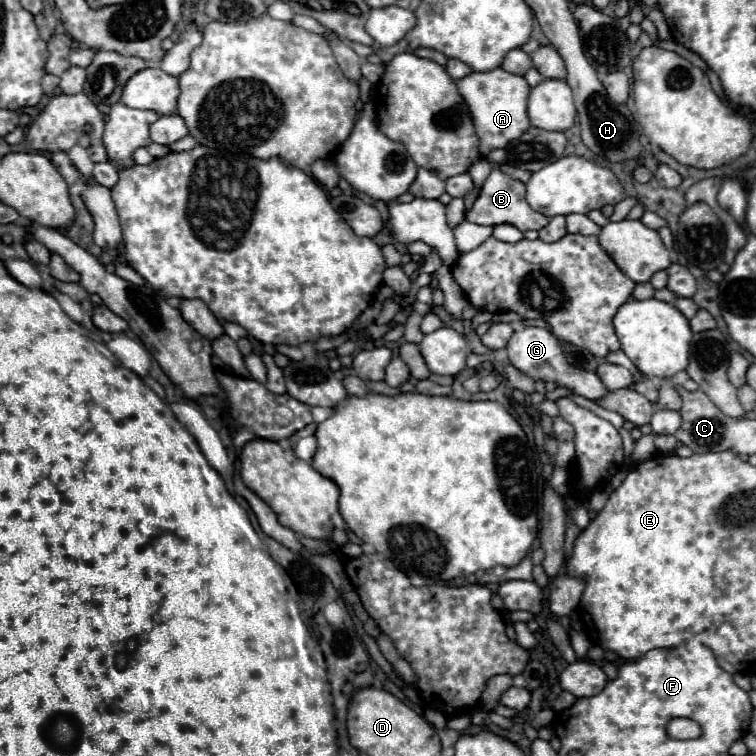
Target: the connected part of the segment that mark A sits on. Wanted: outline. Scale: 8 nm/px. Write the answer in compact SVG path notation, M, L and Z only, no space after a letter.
M497 67L485 73L471 73L459 79L457 87L471 111L477 135L481 139L481 147L479 147L481 155L487 155L493 149L505 147L509 141L519 139L519 135L523 135L523 131L531 127L527 117L527 97L531 87L521 75L513 75Z

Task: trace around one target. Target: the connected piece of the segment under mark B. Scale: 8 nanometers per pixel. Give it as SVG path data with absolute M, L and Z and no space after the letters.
M493 167L493 171L489 173L487 181L481 187L481 193L479 193L477 201L473 203L471 209L465 211L465 219L471 221L471 223L477 223L477 225L509 223L509 225L515 225L521 231L527 231L527 229L539 231L539 229L543 229L549 223L549 219L545 215L533 211L529 207L529 203L525 201L525 183L513 179L511 175L507 175L499 167Z

